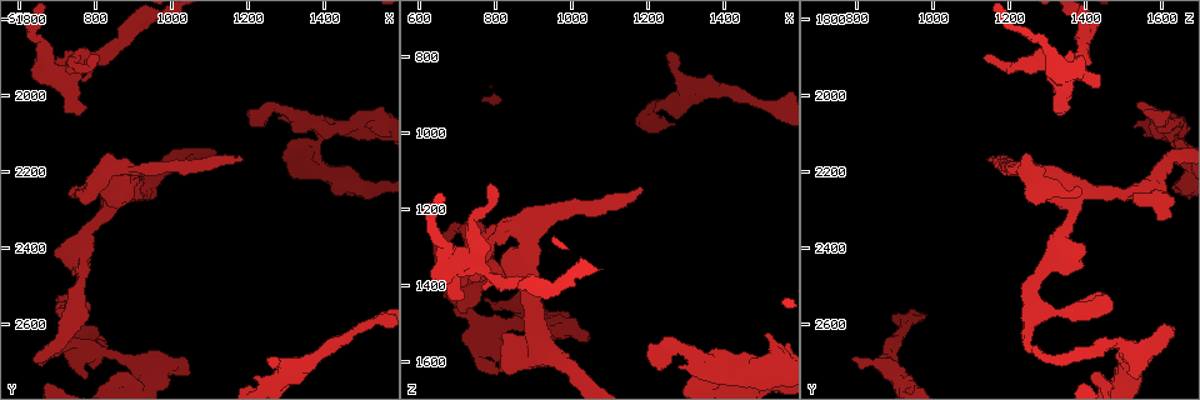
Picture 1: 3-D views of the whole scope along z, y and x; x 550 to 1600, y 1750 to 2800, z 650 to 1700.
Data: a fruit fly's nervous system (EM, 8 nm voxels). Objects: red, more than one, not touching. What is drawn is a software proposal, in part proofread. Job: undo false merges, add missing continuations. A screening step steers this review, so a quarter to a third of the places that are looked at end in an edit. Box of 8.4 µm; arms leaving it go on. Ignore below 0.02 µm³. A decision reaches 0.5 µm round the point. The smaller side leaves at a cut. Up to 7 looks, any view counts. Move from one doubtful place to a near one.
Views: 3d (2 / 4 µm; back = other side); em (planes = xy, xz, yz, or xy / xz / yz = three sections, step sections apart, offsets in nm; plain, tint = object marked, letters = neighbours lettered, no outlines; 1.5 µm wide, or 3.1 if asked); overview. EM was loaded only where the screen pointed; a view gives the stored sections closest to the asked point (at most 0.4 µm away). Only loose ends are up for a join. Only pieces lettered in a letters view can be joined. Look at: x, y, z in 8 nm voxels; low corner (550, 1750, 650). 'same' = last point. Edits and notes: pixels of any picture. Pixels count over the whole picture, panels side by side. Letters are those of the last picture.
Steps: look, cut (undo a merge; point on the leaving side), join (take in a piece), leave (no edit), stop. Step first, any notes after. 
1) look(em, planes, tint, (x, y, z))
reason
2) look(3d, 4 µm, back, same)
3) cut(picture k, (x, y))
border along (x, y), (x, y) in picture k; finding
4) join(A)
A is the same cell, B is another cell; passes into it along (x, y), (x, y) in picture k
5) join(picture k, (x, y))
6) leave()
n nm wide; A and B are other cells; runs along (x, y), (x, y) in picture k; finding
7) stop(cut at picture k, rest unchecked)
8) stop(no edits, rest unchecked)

look(3d, 2 µm, (775, 2745, 1530))
an open end

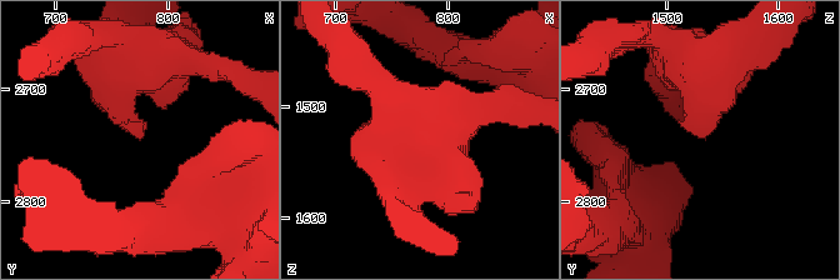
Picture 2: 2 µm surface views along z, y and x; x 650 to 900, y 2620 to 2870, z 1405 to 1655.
look(em, planes, tint, (774, 2744, 1536))
now the EM

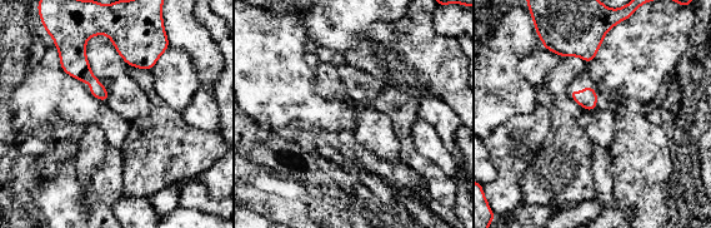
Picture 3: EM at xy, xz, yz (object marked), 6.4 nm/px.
look(em, planes, letters, same)
what lies round it

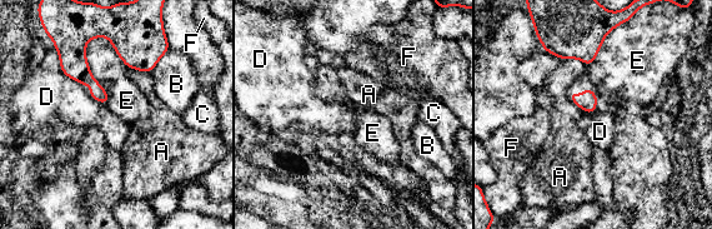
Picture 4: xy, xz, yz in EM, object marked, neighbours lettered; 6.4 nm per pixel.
leave()
A, B, C, D, E and F are other cells; border along (56, 50), (59, 68), (81, 85) in picture 4; no lettered piece goes on from it

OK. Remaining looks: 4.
look(em, planes, tint, (760, 2045, 1335))
an open end

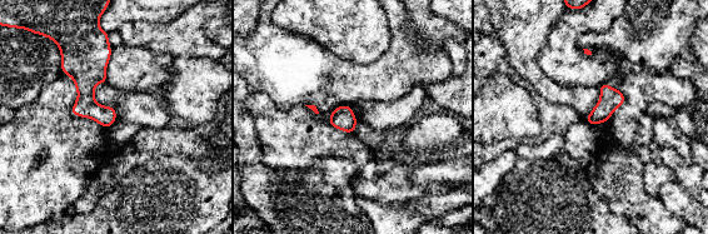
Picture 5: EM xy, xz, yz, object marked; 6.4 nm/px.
look(em, planes, letters, same)

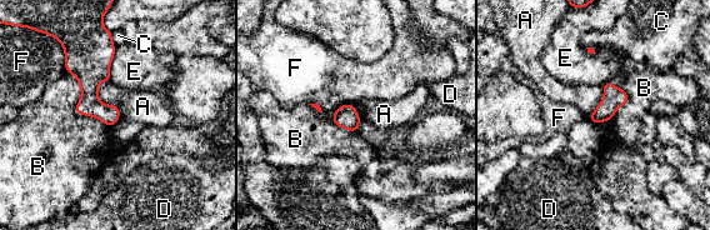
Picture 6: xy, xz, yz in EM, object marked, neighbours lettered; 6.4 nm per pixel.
leave()
A, B, C, D, E and F are other cells; border along (103, 80), (98, 98), (120, 118) in picture 6; no lettered piece goes on from it

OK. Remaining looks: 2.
look(em, yz, step 8, tint, (1510, 2090, 1530))

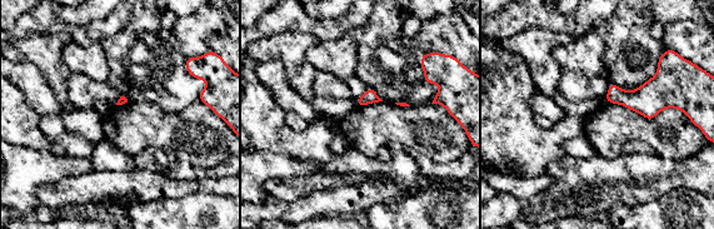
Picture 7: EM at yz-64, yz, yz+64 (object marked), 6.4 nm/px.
look(em, planes, letters, same)
another direction

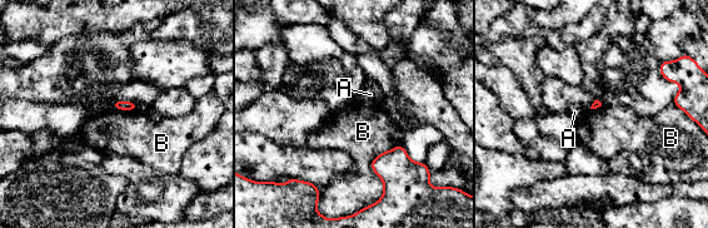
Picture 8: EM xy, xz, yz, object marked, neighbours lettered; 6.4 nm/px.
leave()
A and B are other cells; border along (400, 144), (372, 160), (377, 201) in picture 8; none of them fits

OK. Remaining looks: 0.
stop(no edits, rest unchecked)

